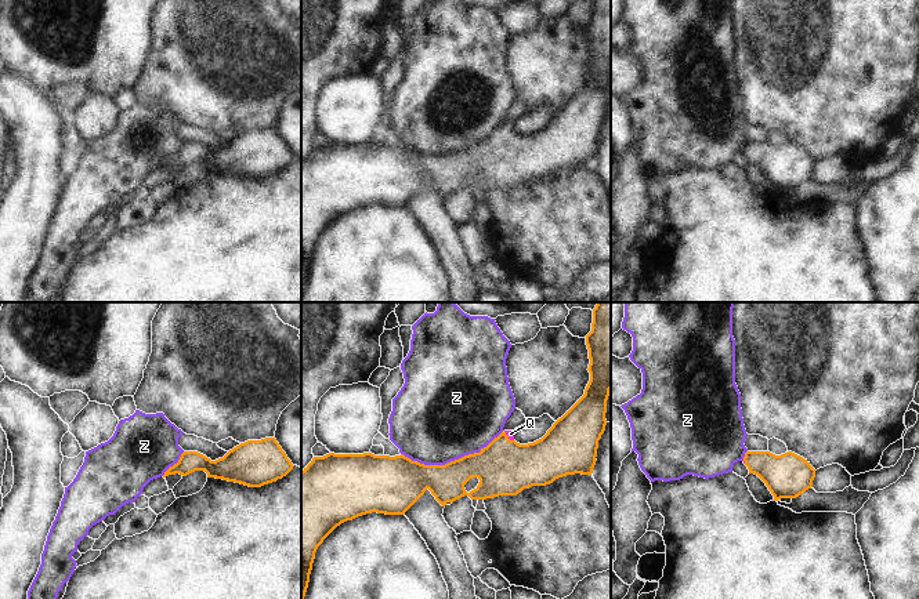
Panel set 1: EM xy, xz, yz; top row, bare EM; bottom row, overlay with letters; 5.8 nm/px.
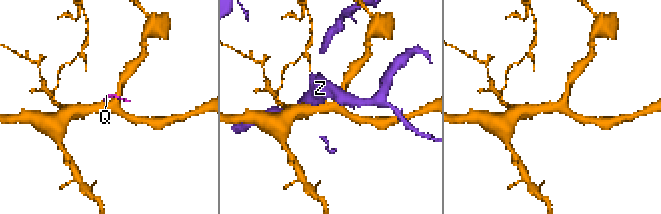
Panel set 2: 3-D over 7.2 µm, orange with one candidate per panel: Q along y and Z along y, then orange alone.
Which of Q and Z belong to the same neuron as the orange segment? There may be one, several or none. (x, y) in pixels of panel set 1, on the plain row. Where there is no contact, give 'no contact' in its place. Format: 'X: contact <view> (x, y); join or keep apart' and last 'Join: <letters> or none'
Q: contact xz (507, 127); join
Z: contact xz (451, 152); keep apart
Join: Q

